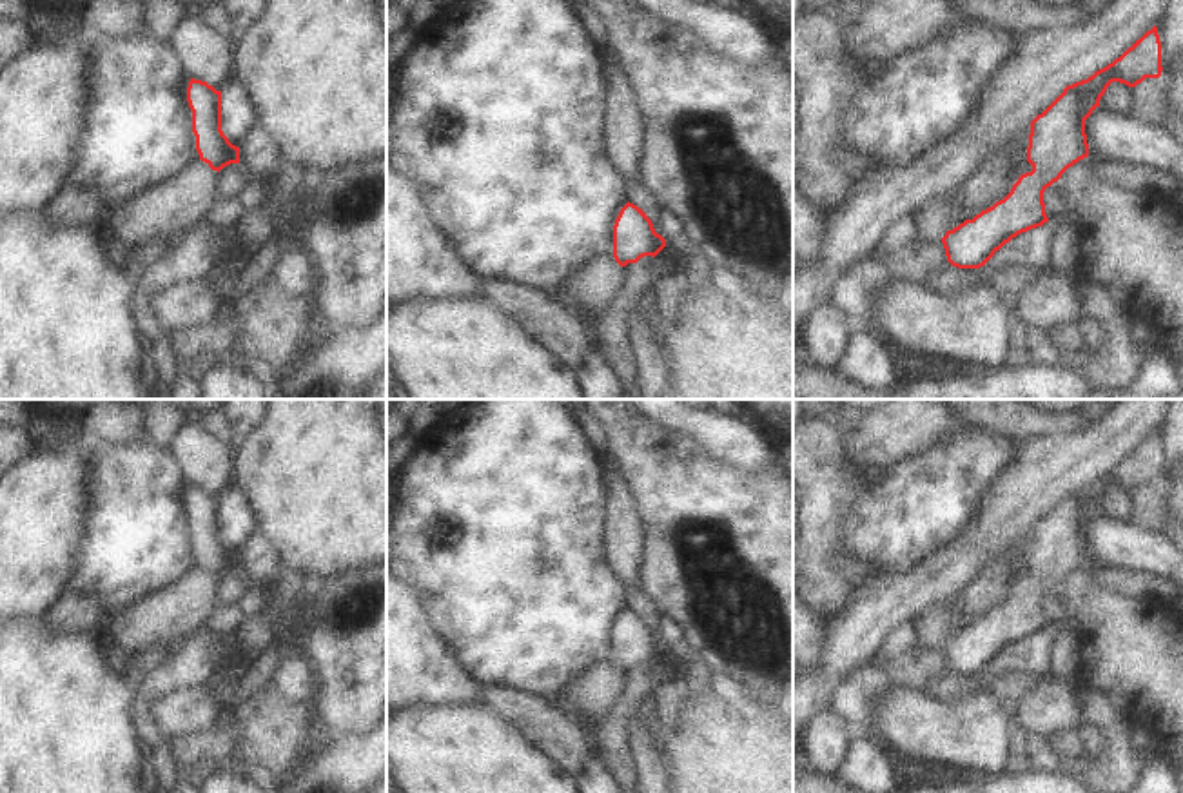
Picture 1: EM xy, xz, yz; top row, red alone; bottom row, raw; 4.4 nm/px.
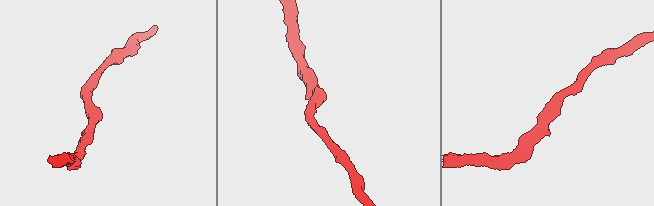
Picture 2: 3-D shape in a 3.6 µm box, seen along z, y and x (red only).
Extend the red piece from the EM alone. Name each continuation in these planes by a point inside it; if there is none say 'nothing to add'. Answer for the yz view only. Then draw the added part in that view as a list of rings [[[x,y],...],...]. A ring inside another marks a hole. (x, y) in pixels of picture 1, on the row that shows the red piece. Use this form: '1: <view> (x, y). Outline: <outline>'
nothing to add.

